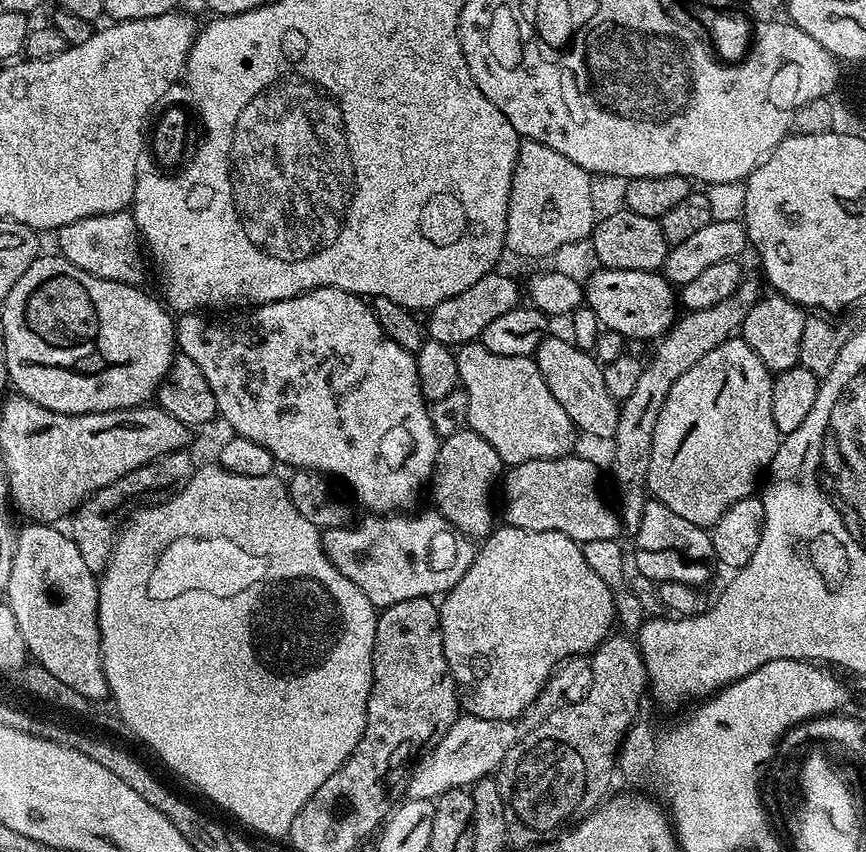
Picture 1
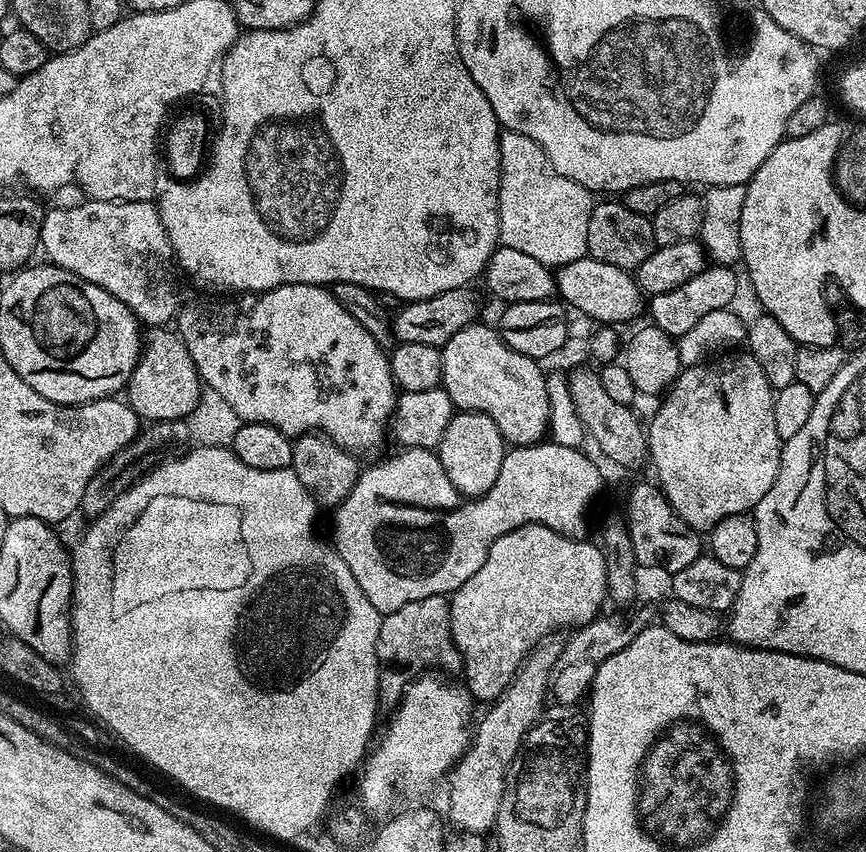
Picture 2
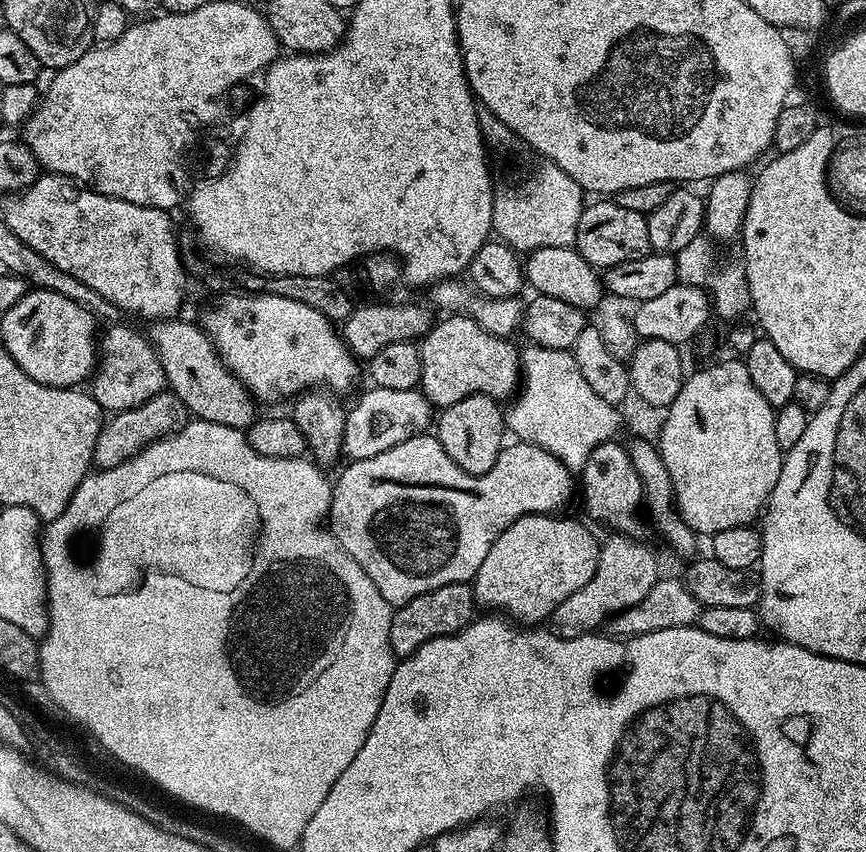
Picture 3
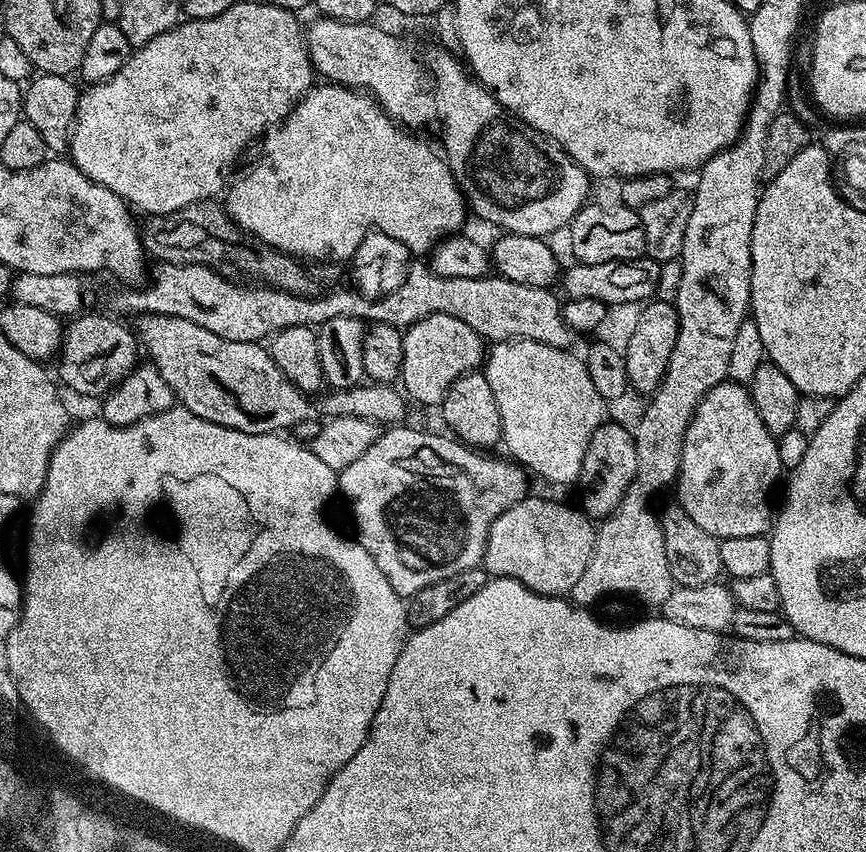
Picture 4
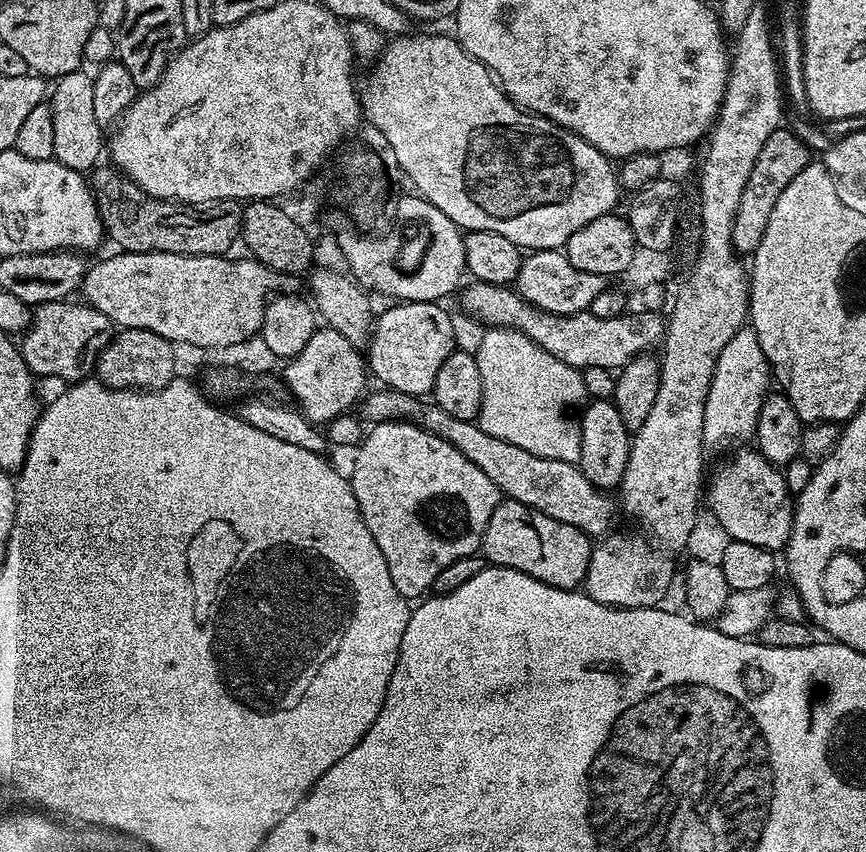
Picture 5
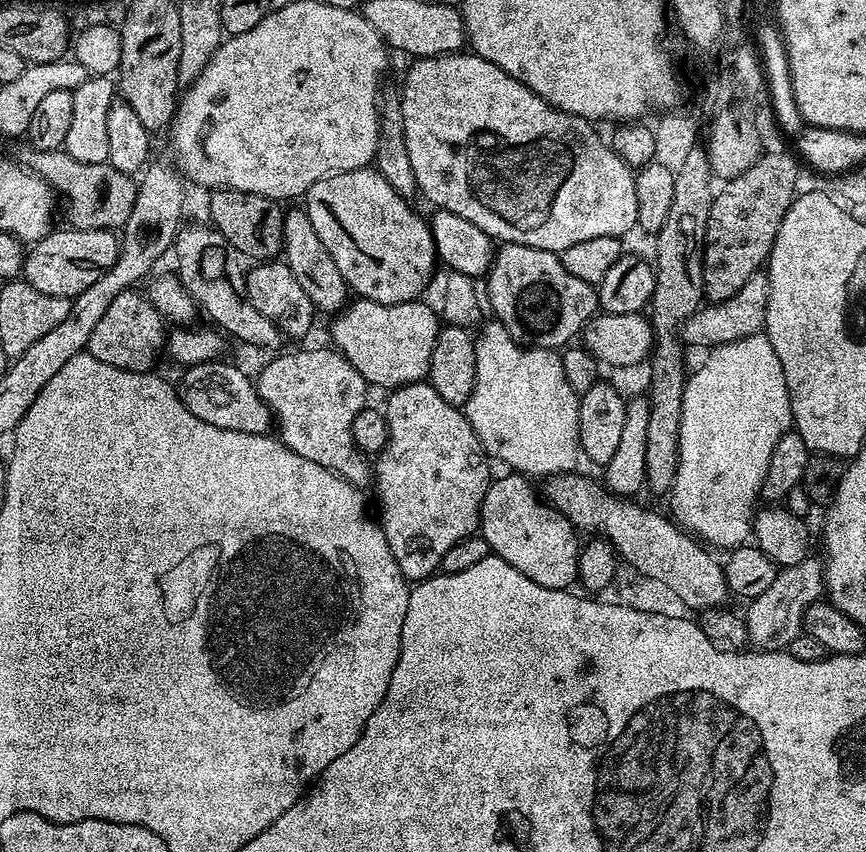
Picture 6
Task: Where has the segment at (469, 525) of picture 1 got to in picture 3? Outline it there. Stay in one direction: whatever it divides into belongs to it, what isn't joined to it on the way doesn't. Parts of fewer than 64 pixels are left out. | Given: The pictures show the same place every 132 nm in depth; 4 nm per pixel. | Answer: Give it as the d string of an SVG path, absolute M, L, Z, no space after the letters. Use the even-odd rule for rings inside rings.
M476 392L454 402L454 406L443 409L434 420L434 435L442 450L450 454L459 468L475 476L486 474L486 470L494 466L498 454L506 446L506 412L496 404L499 404L497 397Z

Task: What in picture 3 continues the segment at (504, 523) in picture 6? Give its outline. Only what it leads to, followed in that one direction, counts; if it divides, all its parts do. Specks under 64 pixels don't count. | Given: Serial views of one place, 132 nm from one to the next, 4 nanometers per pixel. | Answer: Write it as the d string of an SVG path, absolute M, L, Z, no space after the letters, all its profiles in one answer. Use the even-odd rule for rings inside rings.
M537 514L518 518L500 535L498 542L490 546L490 554L486 554L482 566L478 566L476 579L471 581L472 592L481 609L503 610L521 625L536 626L547 621L554 609L574 594L574 590L586 586L586 582L594 578L594 570L598 570L601 541L596 540L595 534L582 521L563 520L562 517L560 514Z

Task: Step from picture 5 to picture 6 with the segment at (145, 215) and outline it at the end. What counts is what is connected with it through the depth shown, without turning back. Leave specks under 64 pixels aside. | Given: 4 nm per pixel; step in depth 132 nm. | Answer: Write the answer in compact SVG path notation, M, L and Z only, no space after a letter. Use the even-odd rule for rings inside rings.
M63 150L54 152L33 151L31 171L35 172L52 187L62 201L62 208L68 211L67 223L73 228L123 229L126 218L134 206L137 181L129 173L118 170L110 163L78 162Z

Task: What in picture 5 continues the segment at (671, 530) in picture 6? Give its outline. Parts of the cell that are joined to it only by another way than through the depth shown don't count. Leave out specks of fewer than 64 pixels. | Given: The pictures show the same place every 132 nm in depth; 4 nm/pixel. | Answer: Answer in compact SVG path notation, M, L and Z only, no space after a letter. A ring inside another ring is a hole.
M379 391L369 396L367 393L363 397L362 416L365 421L381 424L384 420L407 420L450 442L461 454L466 454L466 458L470 458L470 462L474 462L474 466L478 466L478 470L482 470L482 474L486 474L486 478L490 478L490 482L494 482L494 486L498 486L507 499L522 502L522 506L538 510L550 518L558 518L558 522L566 522L590 538L603 538L613 531L612 515L618 512L617 505L614 500L612 505L608 497L611 495L596 488L576 464L530 454L530 450L522 450L522 446L514 446L514 442L486 434L486 430L482 430L476 420L450 418L450 414L446 414L446 410L442 410L435 402L425 402L421 397L405 392Z

